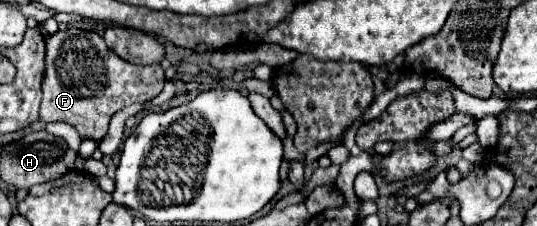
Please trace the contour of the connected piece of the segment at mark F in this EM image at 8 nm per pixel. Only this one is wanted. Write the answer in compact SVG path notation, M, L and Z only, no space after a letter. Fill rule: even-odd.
M69 26L69 30L57 32L47 40L47 56L45 56L45 78L43 78L43 102L41 102L41 120L43 122L67 122L77 128L81 138L101 140L107 136L109 120L115 112L131 106L135 102L147 102L161 94L165 86L165 74L159 64L139 66L127 60L121 60L115 52L111 52L105 40L89 30L81 30ZM89 70L97 72L97 80L89 80ZM79 74L79 78L73 78ZM93 82L89 88L87 84Z

